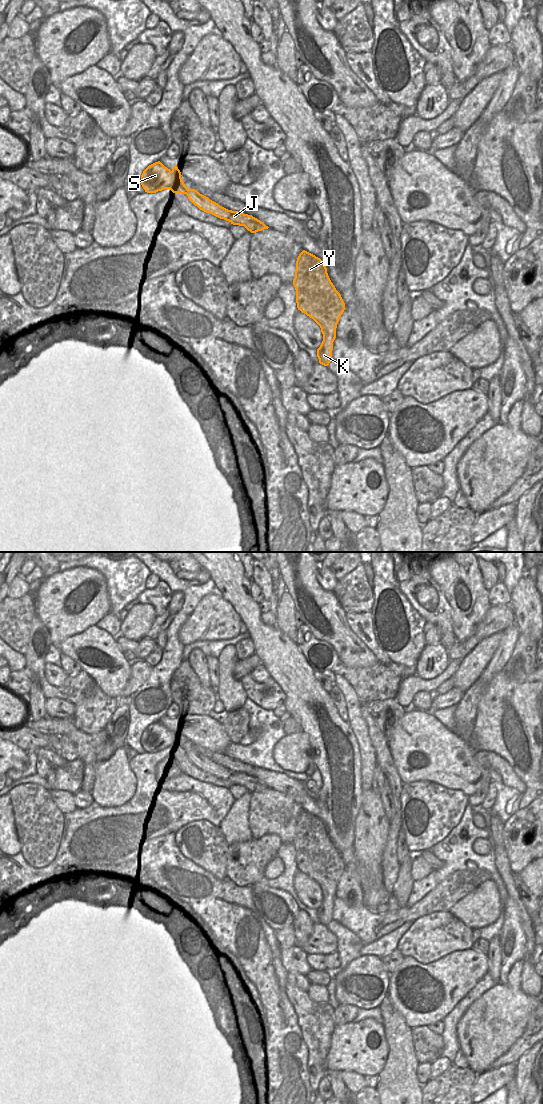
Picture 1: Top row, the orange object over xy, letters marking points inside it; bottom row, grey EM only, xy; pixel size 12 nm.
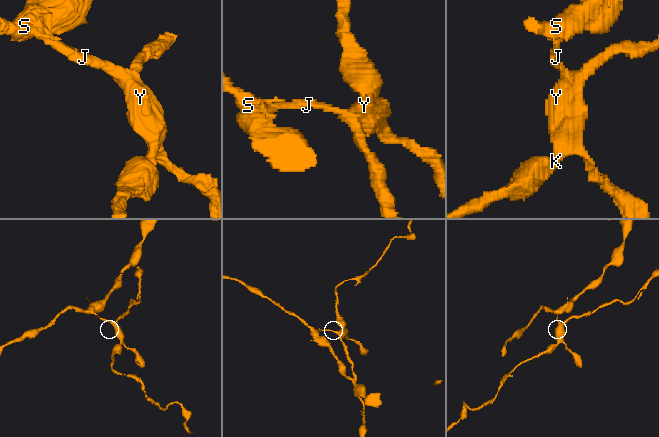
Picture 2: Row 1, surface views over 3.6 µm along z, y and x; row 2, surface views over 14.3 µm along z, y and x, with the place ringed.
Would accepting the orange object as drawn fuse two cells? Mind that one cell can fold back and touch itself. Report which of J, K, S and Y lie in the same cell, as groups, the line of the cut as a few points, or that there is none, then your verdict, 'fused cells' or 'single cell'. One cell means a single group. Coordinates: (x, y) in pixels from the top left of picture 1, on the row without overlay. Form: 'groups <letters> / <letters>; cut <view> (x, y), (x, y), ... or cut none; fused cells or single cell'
groups J K Y / S; cut xy (181, 740), (176, 740), (174, 742), (176, 747), (170, 749); fused cells

